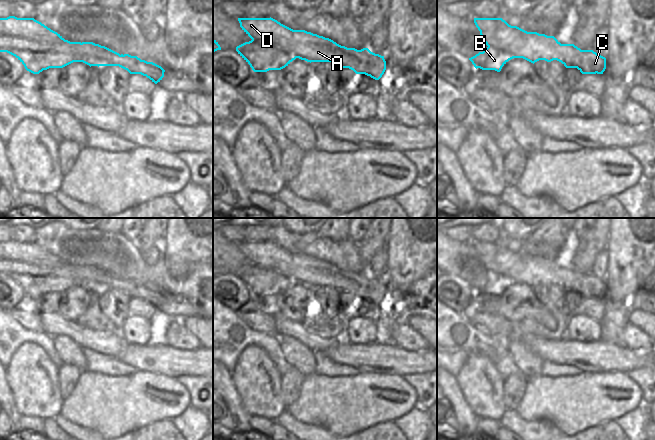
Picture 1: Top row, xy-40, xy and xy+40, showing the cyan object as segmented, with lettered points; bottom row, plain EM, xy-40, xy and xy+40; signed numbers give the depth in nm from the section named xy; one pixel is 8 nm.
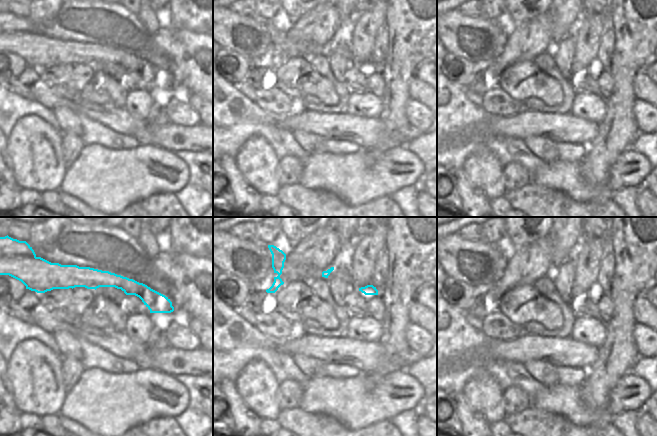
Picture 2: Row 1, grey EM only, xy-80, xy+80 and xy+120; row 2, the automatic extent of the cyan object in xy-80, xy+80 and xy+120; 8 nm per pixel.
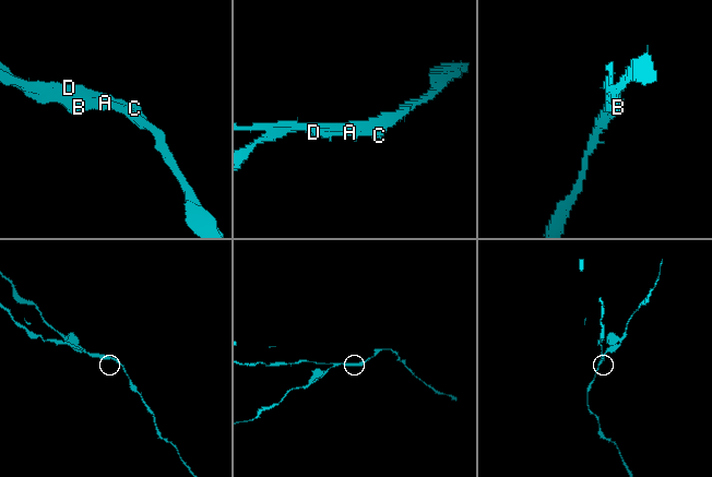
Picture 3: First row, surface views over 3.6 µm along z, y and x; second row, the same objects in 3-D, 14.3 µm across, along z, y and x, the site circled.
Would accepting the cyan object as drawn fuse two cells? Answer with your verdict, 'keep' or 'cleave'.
cleave

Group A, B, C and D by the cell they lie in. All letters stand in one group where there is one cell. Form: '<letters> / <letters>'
A C D / B

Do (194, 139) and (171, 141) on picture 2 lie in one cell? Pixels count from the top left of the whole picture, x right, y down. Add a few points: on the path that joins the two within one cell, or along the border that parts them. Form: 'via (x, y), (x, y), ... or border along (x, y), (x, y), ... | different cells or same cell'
via (188, 139), (182, 144), (177, 143) | same cell

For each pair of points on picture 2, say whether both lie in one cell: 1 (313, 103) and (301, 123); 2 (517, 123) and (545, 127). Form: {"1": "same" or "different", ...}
{"1": "different", "2": "same"}

